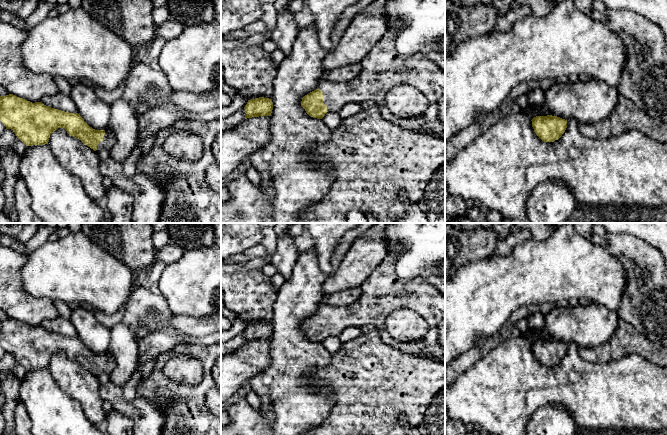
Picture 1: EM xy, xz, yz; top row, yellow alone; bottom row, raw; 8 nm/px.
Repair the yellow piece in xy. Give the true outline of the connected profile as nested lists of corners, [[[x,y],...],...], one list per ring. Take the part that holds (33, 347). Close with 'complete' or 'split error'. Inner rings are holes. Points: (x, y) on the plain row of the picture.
[[[13,318],[0,320],[0,345],[6,353],[11,353],[17,362],[26,370],[47,368],[50,359],[58,352],[64,352],[70,360],[81,364],[96,376],[102,373],[111,374],[116,362],[112,354],[95,354],[90,351],[78,337],[69,337],[44,329],[32,327]]]; split error

